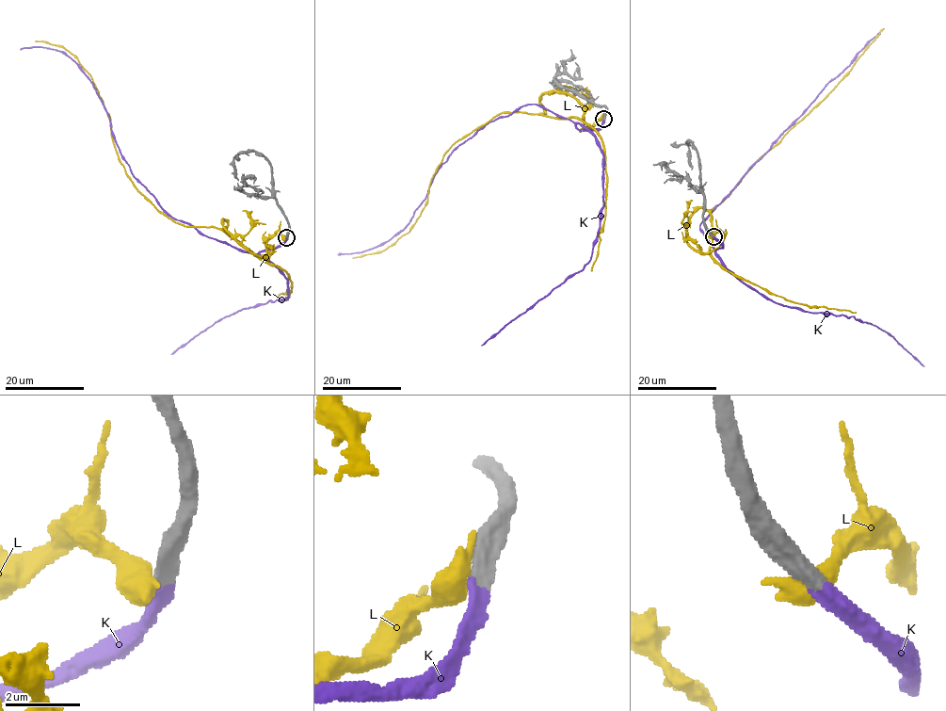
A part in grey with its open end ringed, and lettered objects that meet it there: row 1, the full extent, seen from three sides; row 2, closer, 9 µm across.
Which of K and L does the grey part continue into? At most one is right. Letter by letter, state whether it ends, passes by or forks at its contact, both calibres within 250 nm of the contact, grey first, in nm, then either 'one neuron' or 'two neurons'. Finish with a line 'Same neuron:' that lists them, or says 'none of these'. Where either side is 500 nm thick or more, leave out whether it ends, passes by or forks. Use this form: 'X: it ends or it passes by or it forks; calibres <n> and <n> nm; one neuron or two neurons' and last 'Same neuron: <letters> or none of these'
K: calibres 500 and 440 nm; one neuron
L: calibres 500 and 750 nm; two neurons
Same neuron: K

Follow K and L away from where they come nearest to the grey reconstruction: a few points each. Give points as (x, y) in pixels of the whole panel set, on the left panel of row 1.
K: (286, 238), (255, 253), (241, 251), (169, 216), (134, 176), (103, 102), (74, 61), (54, 49), (20, 49)
L: (285, 237), (266, 259), (221, 220), (184, 227), (158, 211), (128, 178), (89, 74), (35, 40)

